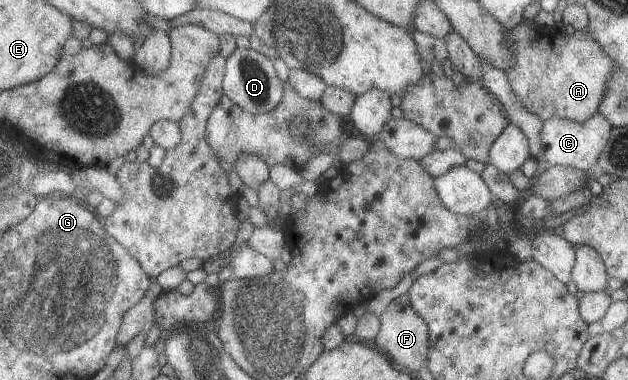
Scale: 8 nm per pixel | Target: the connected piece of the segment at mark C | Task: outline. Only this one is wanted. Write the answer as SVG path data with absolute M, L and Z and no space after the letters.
M599 112L582 123L555 117L547 119L541 131L543 160L547 160L551 165L563 165L587 171L598 163L599 155L608 143L612 127Z

